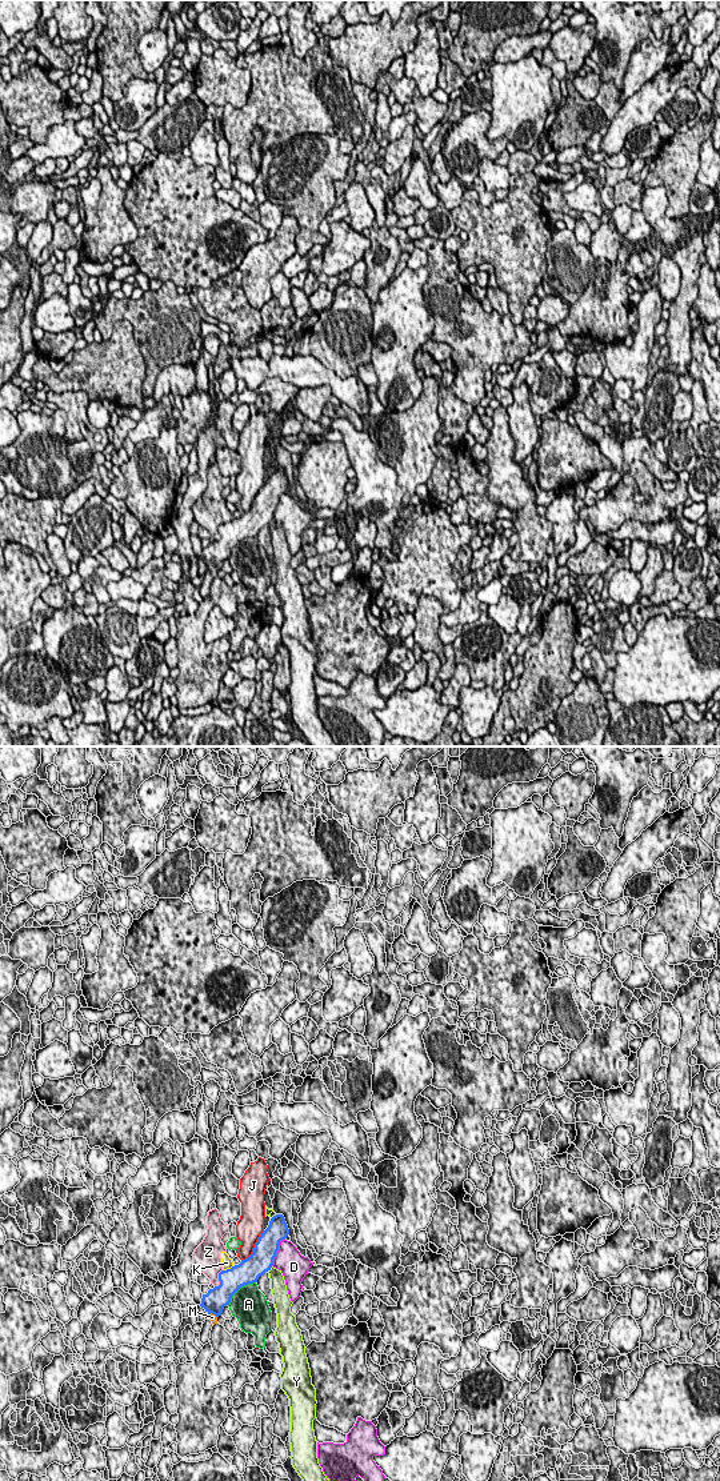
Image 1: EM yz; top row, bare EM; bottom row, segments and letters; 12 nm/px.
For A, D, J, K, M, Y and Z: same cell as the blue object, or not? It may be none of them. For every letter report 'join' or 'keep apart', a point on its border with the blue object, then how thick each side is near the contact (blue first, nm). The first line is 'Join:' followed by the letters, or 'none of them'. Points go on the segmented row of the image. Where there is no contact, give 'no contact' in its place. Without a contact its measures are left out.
Join: M
A: keep apart | yz (239, 1288) | 300/440 nm
D: keep apart | yz (276, 1252) | 280/320 nm
J: keep apart | yz (255, 1247) | 280/320 nm
K: keep apart | yz (227, 1269) | 280/130 nm
M: join | yz (212, 1313) | 280/90 nm
Y: keep apart | yz (270, 1268) | 280/190 nm
Z: keep apart | yz (219, 1279) | 280/300 nm

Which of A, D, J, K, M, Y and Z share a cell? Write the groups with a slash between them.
A / D / J / K Z / M / Y

